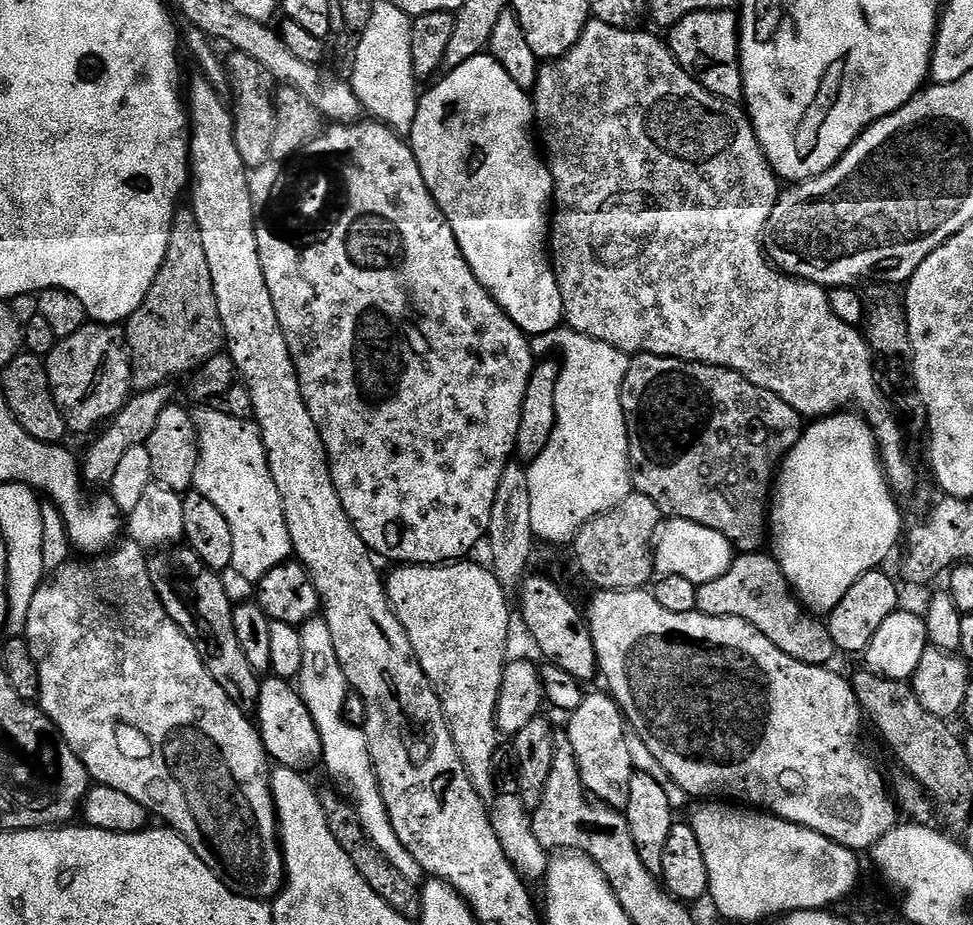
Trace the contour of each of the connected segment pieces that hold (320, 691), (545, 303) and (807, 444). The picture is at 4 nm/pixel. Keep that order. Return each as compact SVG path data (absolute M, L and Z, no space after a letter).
M313 618L302 625L299 633L302 638L302 670L298 677L298 691L321 734L324 746L323 767L328 767L329 774L348 787L347 795L360 816L364 832L372 839L374 846L378 846L378 850L382 850L382 854L386 854L386 858L390 858L390 862L394 862L394 866L406 878L410 878L410 882L419 885L425 879L426 873L418 866L414 854L410 854L410 850L402 846L390 822L390 814L386 810L386 802L380 793L378 778L370 758L366 734L363 728L356 728L346 722L344 717L344 703L350 689L348 679L338 662L338 650L334 650L330 626L322 618Z
M481 54L470 58L470 62L462 62L462 66L453 68L444 75L441 75L435 81L437 84L428 93L423 93L420 96L418 114L414 118L414 126L410 133L412 153L414 158L418 158L418 166L422 170L422 178L426 178L426 186L432 191L432 196L438 202L442 214L450 222L450 226L456 235L458 246L462 250L470 270L474 270L478 282L482 282L484 289L496 299L500 309L529 337L537 338L536 336L544 336L547 332L548 335L555 333L556 329L561 327L564 318L564 307L562 306L562 294L558 290L556 272L552 269L552 261L550 259L550 201L553 199L554 189L552 187L552 176L548 173L545 157L534 139L534 105L532 97L525 89L518 86L518 82L514 82L514 78L510 78L510 74L506 74L506 70L502 70L502 66L490 54Z
M841 410L817 419L805 427L800 441L784 457L774 484L770 496L771 555L780 563L782 574L786 574L797 600L809 612L830 613L842 598L846 598L846 590L850 590L862 574L879 569L883 565L880 563L891 554L892 547L902 540L900 508L884 477L876 435L863 415L852 410Z

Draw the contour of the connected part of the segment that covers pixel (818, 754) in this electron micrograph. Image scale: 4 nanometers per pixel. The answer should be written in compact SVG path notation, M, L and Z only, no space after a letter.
M635 588L625 592L600 590L586 607L588 629L594 638L594 650L600 663L599 673L608 682L607 689L612 698L620 705L630 728L642 736L650 751L661 763L670 778L685 791L689 798L723 798L728 802L739 802L757 810L767 810L771 815L781 816L784 820L794 822L803 828L814 830L842 846L860 854L862 850L871 850L890 829L898 823L898 805L893 793L884 785L884 778L876 769L876 764L864 753L860 745L860 727L866 724L866 717L860 707L858 698L852 693L849 677L839 676L828 666L807 664L782 654L766 634L762 634L750 622L742 618L729 616L707 616L701 612L670 614L652 596L651 591Z

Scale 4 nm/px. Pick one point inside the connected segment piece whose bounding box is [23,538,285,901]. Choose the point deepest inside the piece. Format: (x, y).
(123, 683)

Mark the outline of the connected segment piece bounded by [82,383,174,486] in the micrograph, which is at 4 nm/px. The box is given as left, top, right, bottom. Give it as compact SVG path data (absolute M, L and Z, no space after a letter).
M166 383L159 388L145 388L137 391L128 397L120 413L99 429L100 437L89 446L88 453L82 456L82 476L89 485L90 483L111 485L114 470L118 470L118 462L124 457L126 450L139 444L147 445L150 433L158 422L158 414L162 414L162 410L166 410L166 406L173 403L172 387L171 383Z

